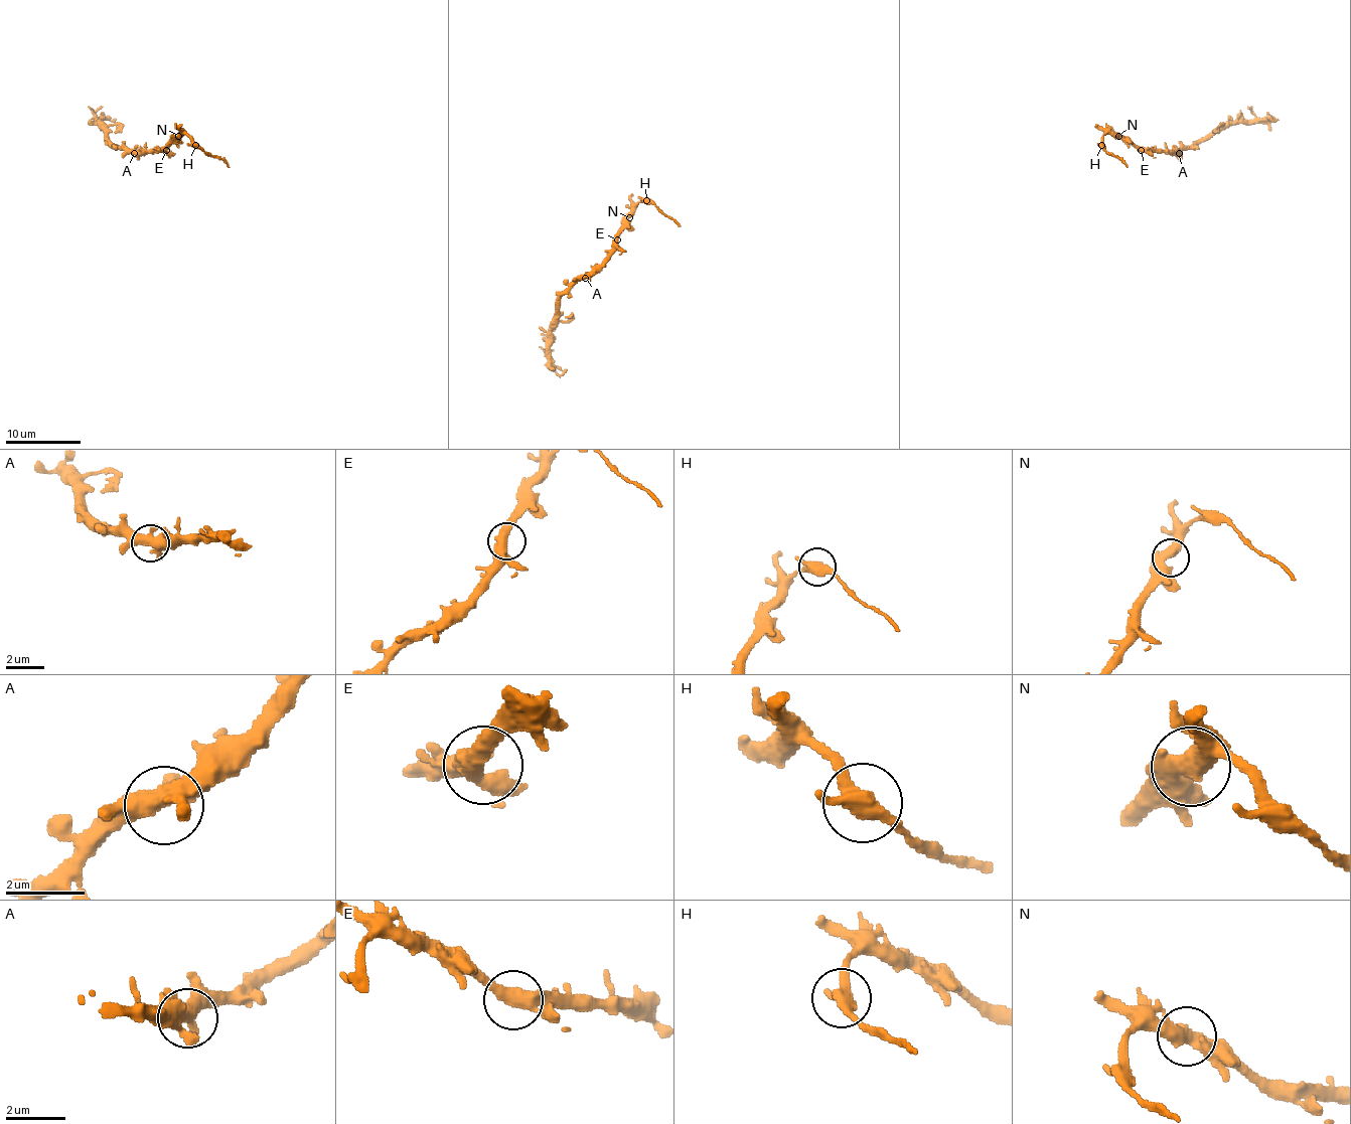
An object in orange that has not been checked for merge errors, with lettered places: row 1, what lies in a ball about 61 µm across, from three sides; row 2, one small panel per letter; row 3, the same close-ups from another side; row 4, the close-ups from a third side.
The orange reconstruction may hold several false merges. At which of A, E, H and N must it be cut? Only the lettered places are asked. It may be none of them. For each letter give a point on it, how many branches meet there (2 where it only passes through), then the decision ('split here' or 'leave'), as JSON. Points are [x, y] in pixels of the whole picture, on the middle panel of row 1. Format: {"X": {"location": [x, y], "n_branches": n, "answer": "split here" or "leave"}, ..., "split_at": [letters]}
{"A": {"location": [585, 278], "n_branches": 4, "answer": "leave"}, "E": {"location": [617, 239], "n_branches": 2, "answer": "leave"}, "H": {"location": [646, 200], "n_branches": 2, "answer": "split here"}, "N": {"location": [629, 217], "n_branches": 2, "answer": "leave"}, "split_at": ["H"]}

